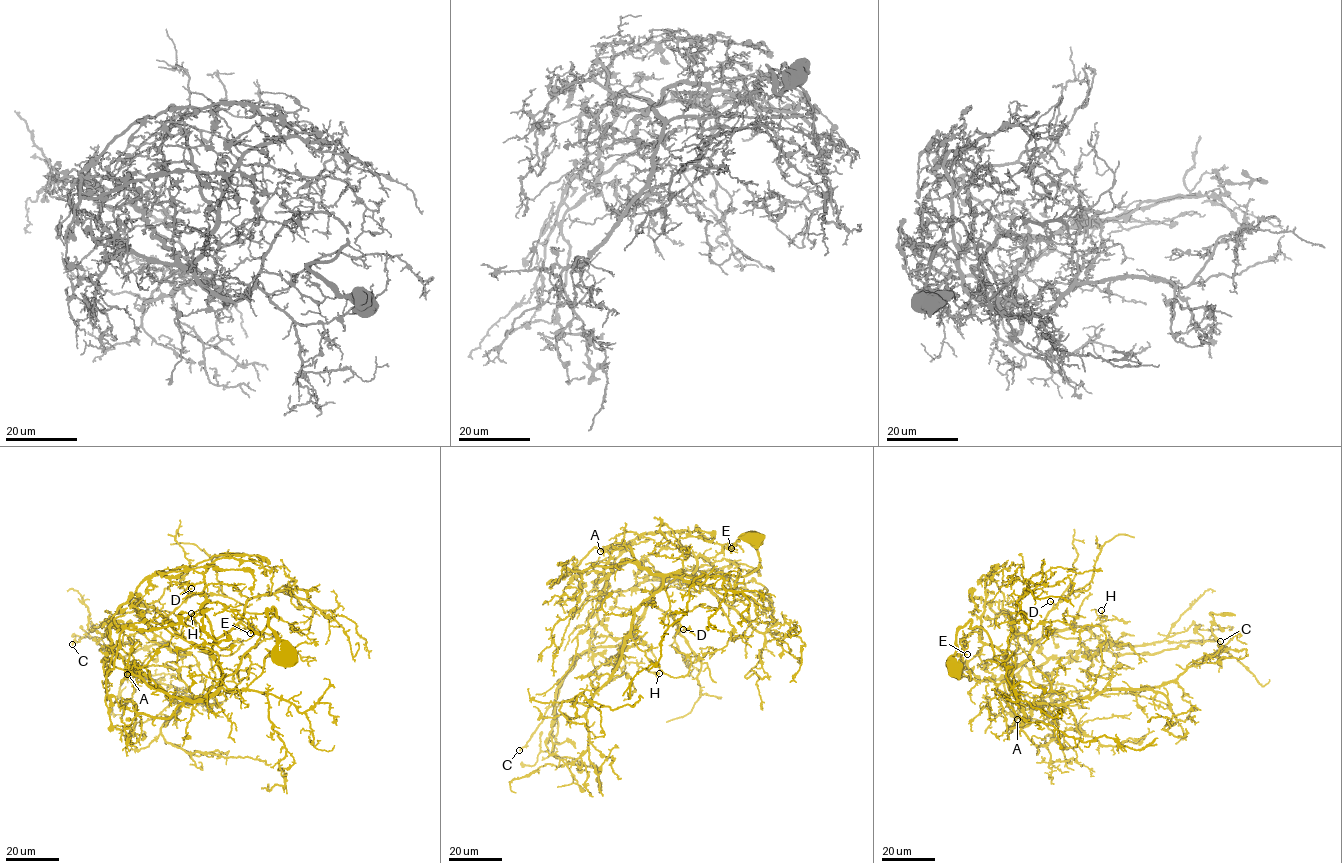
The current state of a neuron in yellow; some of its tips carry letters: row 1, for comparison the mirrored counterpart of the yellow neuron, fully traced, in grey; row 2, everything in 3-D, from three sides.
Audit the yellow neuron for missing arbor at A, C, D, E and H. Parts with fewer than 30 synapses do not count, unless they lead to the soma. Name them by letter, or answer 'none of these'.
A, C

